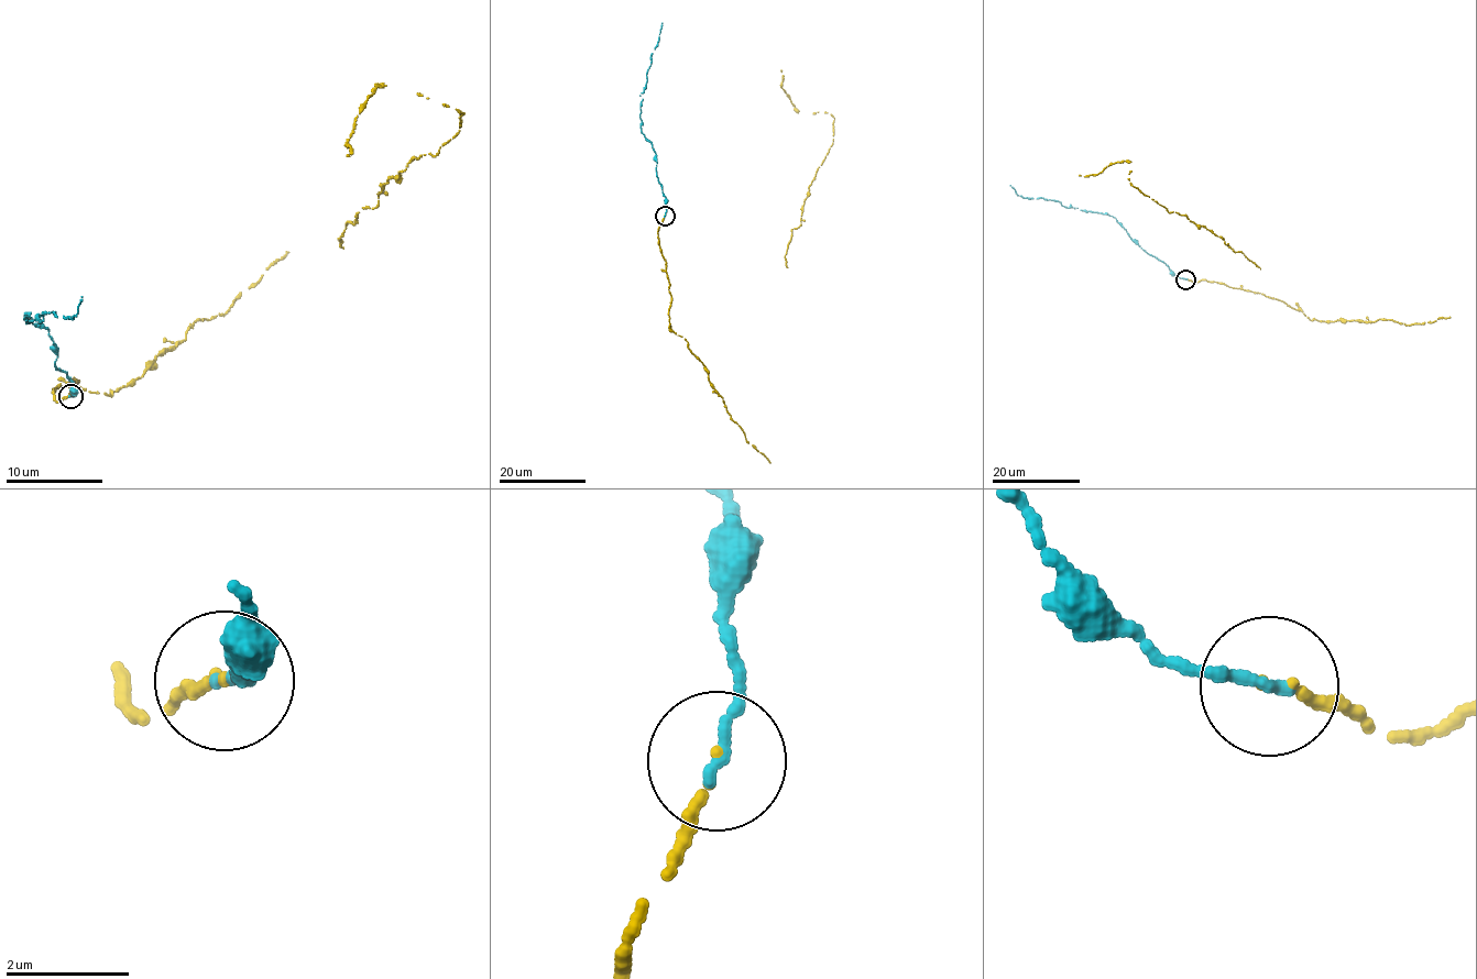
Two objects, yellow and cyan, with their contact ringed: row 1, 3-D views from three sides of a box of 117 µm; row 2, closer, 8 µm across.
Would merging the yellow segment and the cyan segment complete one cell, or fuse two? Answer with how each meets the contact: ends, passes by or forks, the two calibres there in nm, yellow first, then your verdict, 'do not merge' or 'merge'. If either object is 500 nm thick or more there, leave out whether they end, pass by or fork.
yellow ends | cyan ends | 140/200 nm | do not merge

